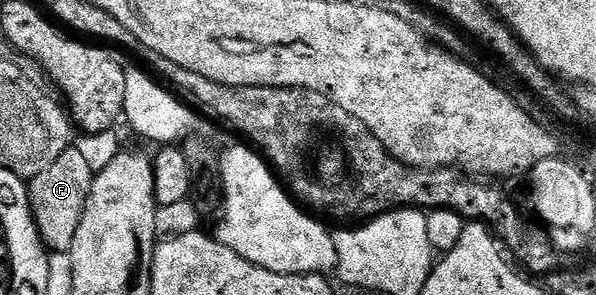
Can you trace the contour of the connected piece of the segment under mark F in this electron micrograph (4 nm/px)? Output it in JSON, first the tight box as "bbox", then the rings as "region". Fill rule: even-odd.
{"bbox":[29,147,94,253],"region":[[[75,147],[64,151],[52,167],[40,171],[40,175],[29,178],[30,214],[42,236],[42,244],[47,250],[56,253],[69,253],[72,239],[76,239],[76,227],[80,227],[80,219],[84,215],[84,207],[88,199],[88,191],[94,182],[94,170],[88,165]]]}

